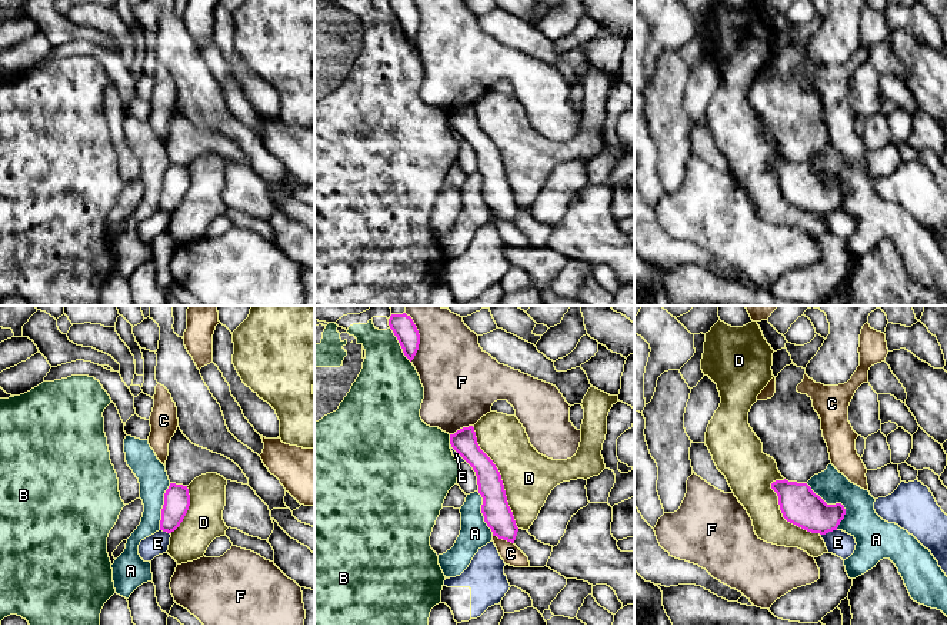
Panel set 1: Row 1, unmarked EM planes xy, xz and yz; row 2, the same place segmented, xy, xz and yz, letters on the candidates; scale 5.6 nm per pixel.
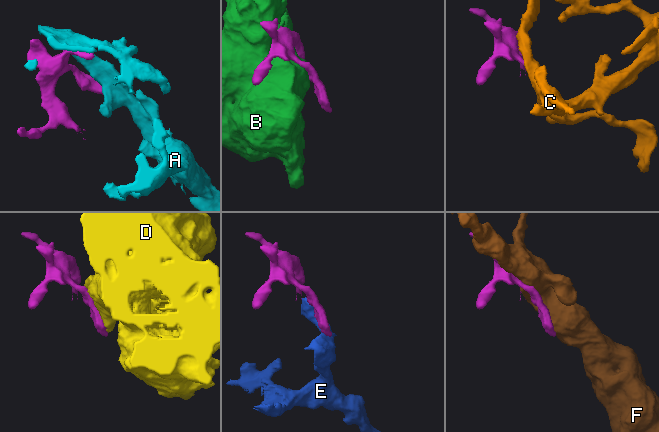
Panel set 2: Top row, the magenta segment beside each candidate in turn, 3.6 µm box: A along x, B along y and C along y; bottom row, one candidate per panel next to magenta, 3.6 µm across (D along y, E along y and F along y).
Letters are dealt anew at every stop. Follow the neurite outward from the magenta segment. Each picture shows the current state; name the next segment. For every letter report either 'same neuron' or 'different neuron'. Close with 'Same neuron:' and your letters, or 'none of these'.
A: different neuron
B: different neuron
C: different neuron
D: different neuron
E: different neuron
F: different neuron
Same neuron: none of these

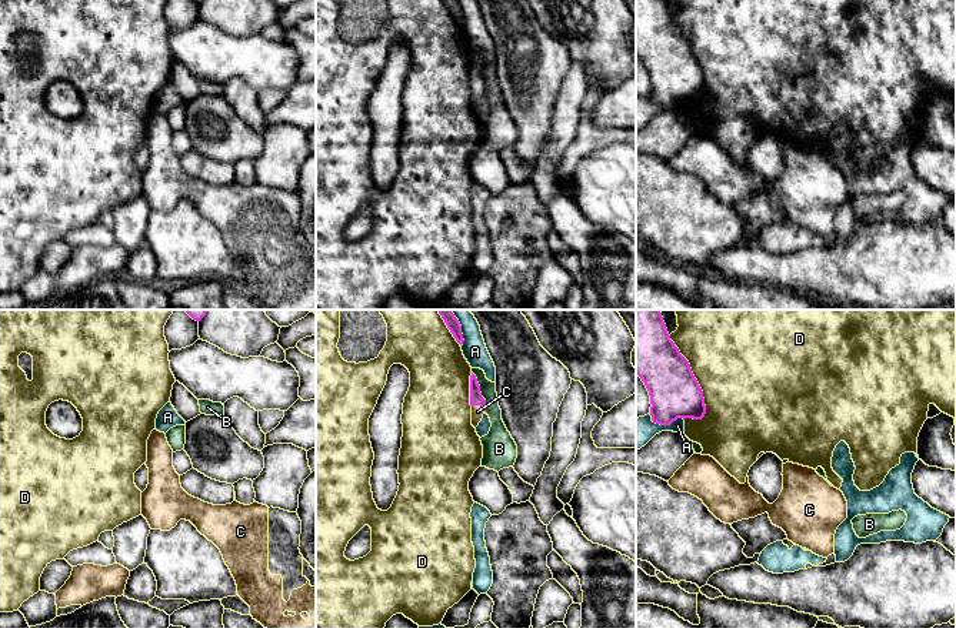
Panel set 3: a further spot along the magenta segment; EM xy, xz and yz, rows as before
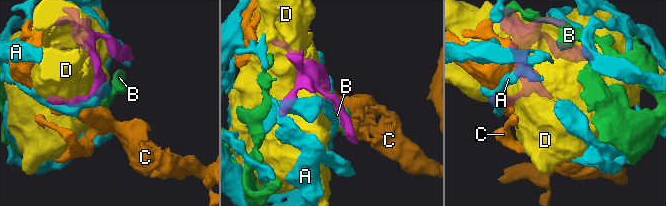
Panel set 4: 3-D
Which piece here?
A: different neuron
B: different neuron
C: same neuron
D: different neuron
Same neuron: C

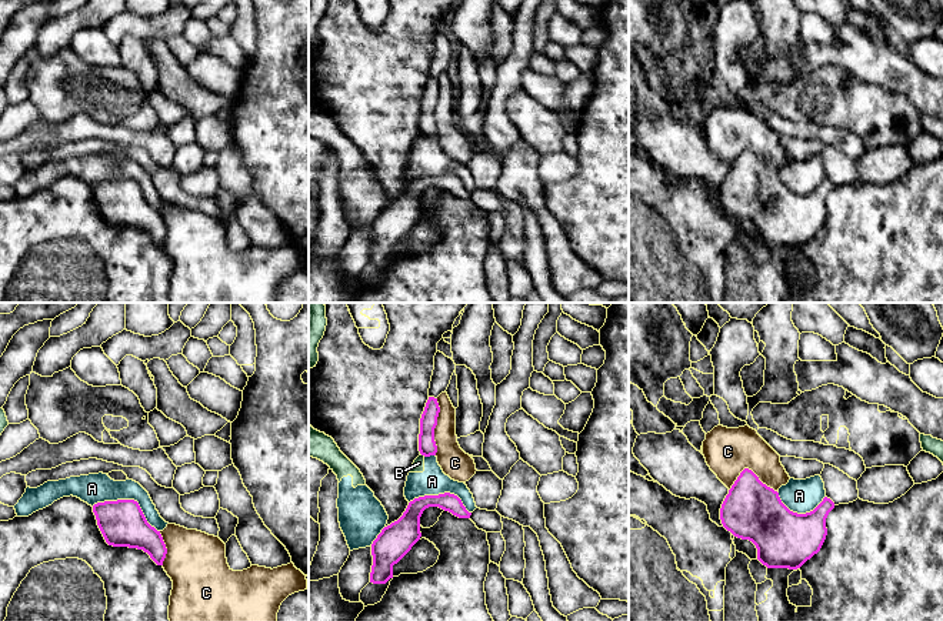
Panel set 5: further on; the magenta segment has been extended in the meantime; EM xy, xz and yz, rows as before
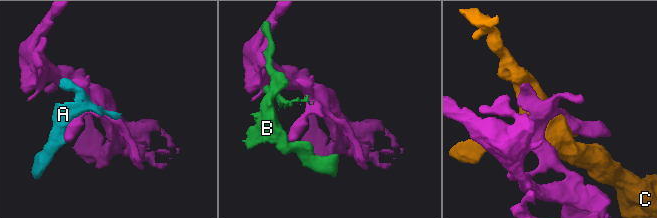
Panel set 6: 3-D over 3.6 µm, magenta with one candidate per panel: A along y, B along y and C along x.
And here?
A: different neuron
B: different neuron
C: different neuron
Same neuron: none of these

